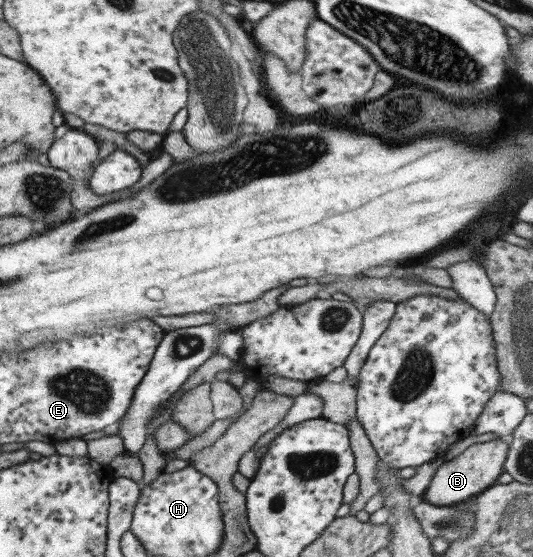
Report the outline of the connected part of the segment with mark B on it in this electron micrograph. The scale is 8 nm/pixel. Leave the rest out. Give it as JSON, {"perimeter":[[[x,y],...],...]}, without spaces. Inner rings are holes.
{"perimeter":[[[493,439],[487,442],[475,443],[449,461],[444,461],[435,470],[429,485],[420,499],[435,507],[445,507],[456,503],[468,502],[482,491],[492,486],[502,474],[502,467],[508,451],[508,441]]]}

